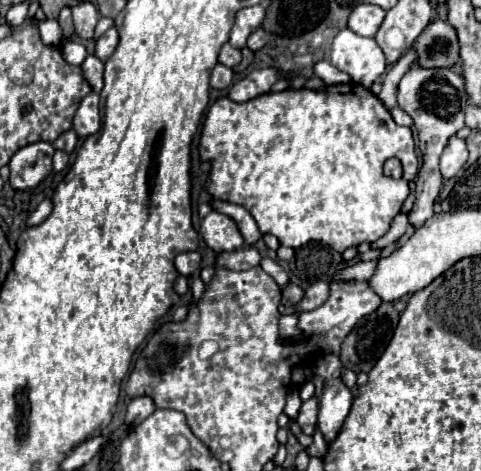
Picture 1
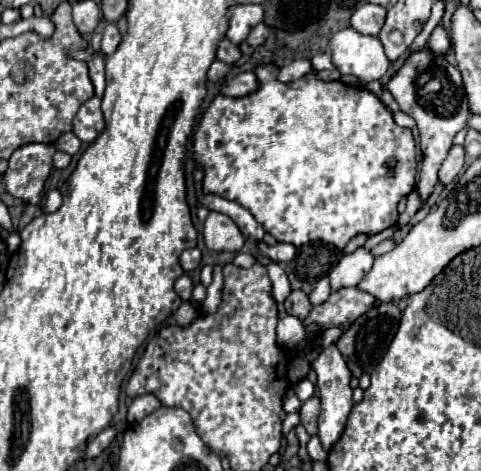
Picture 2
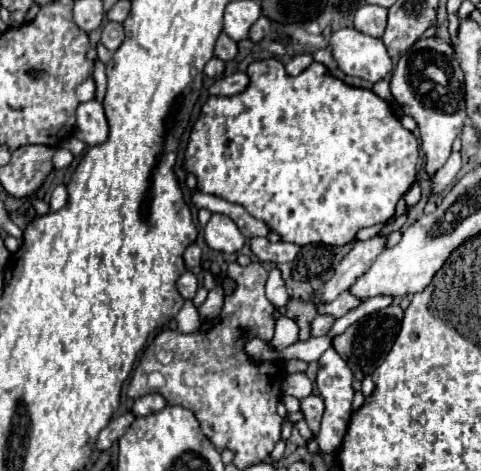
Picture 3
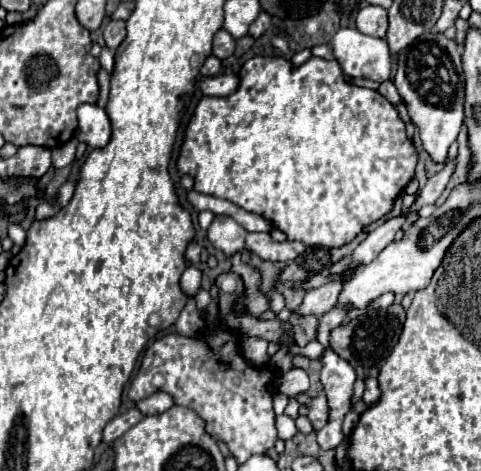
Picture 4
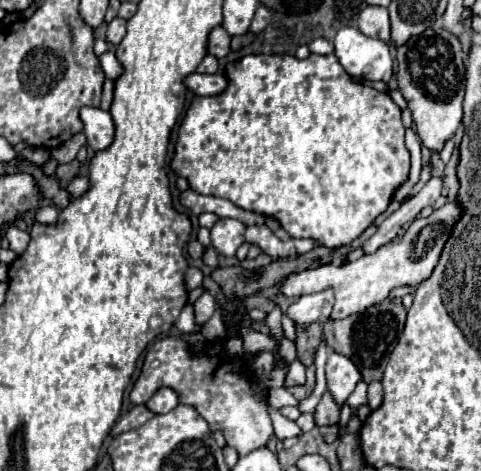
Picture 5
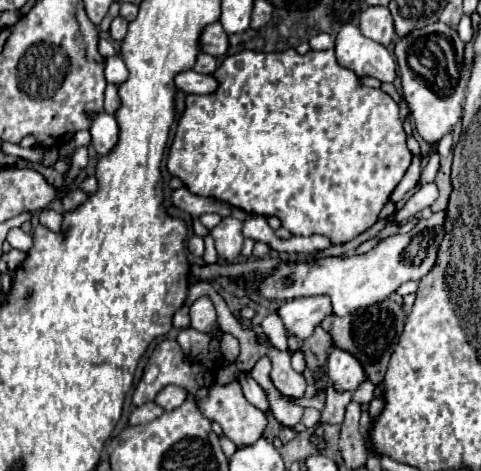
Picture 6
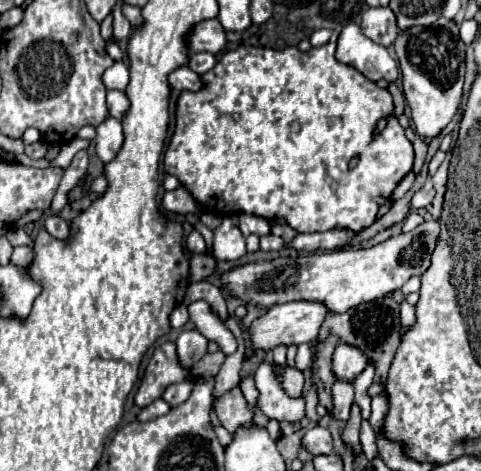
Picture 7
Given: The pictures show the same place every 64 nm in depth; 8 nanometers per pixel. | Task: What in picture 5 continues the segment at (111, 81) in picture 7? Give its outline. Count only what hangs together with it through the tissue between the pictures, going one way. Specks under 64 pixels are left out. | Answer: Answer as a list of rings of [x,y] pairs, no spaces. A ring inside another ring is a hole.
[[[114,50],[104,52],[104,54],[100,56],[100,64],[102,64],[102,70],[104,70],[106,78],[110,78],[110,80],[118,80],[118,78],[124,74],[124,68],[122,68],[122,64],[116,60]]]

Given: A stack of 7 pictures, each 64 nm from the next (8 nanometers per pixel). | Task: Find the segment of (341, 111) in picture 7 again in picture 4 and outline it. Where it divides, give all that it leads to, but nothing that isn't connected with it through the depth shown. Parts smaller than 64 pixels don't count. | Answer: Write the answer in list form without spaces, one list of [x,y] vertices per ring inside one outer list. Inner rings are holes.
[[[254,56],[254,58],[246,60],[244,66],[240,68],[238,80],[240,80],[240,84],[238,84],[236,92],[232,92],[228,96],[220,96],[220,98],[204,96],[198,102],[198,106],[194,108],[194,114],[184,130],[184,142],[180,146],[180,156],[178,156],[176,166],[178,166],[180,174],[188,174],[194,178],[196,192],[230,200],[248,212],[268,218],[270,222],[274,222],[274,226],[278,230],[282,230],[288,236],[288,240],[300,240],[308,246],[324,246],[324,248],[340,248],[340,246],[352,242],[368,224],[376,222],[378,218],[382,218],[384,214],[388,214],[392,210],[394,198],[414,178],[416,148],[406,138],[406,124],[400,120],[396,106],[390,104],[380,92],[348,84],[340,64],[334,58],[324,60],[318,56],[312,56],[302,66],[292,66],[292,62],[282,56],[272,56],[272,58]]]

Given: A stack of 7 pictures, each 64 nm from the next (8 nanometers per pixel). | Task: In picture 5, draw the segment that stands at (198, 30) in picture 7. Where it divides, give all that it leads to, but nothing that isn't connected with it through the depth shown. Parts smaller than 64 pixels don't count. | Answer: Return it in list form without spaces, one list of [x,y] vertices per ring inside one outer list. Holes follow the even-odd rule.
[[[222,26],[212,28],[212,32],[208,34],[208,54],[224,58],[228,52],[230,52],[230,34],[224,32]]]

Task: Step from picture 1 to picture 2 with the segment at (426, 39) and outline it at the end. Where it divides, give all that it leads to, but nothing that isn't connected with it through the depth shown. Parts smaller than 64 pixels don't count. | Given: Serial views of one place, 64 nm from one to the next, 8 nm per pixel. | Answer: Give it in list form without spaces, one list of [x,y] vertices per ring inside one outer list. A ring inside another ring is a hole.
[[[436,26],[430,40],[428,40],[428,48],[434,50],[436,54],[444,54],[450,48],[450,36],[442,26]]]

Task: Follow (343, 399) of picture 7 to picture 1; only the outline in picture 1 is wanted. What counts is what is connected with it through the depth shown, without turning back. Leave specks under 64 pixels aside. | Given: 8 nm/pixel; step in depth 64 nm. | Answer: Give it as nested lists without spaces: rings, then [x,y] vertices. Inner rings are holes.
[[[314,396],[314,398],[310,398],[310,400],[306,400],[302,404],[300,414],[296,418],[296,422],[298,422],[298,426],[302,428],[304,434],[308,434],[308,436],[314,434],[314,430],[316,430],[316,416],[318,416],[318,398]]]

